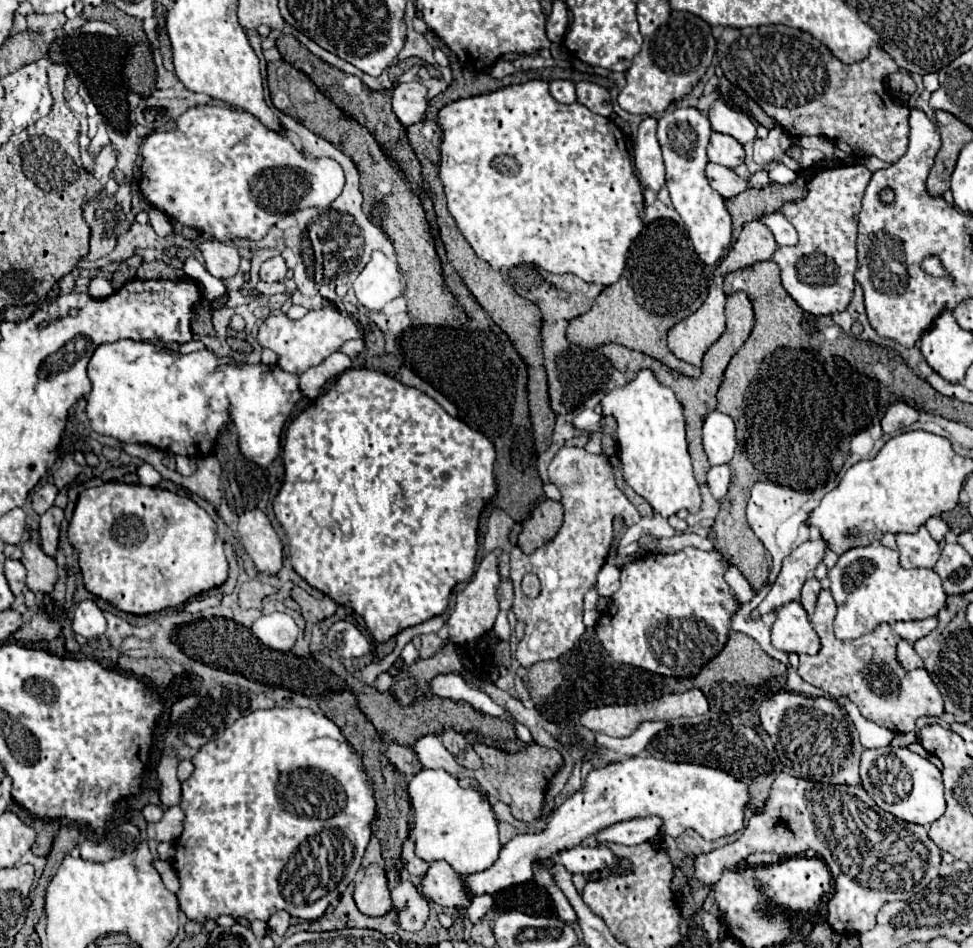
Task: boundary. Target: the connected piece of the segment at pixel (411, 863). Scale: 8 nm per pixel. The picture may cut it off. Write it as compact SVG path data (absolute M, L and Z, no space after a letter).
M408 837L408 839L404 841L402 863L406 865L406 869L408 869L410 875L420 877L420 879L426 875L426 871L428 871L428 867L430 867L426 861L422 861L422 859L418 859L418 857L414 855L414 839L412 839L412 837Z

